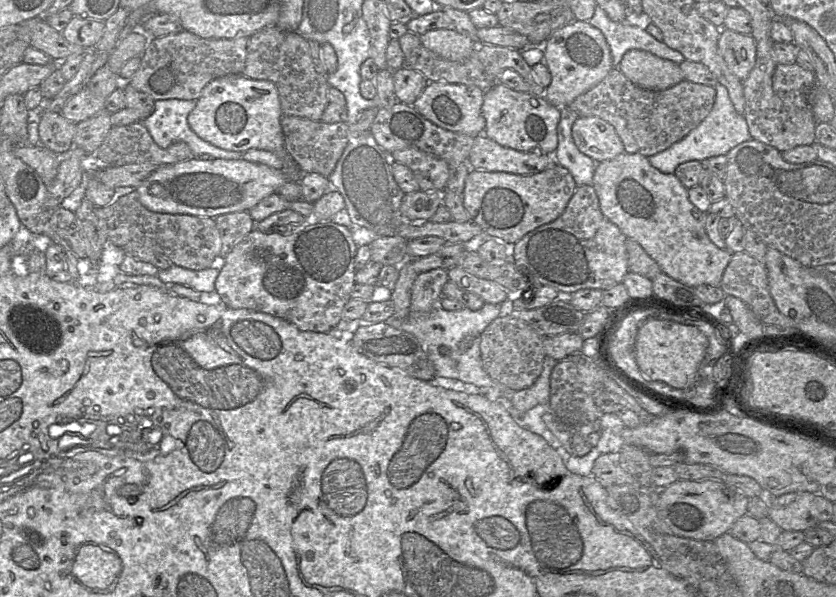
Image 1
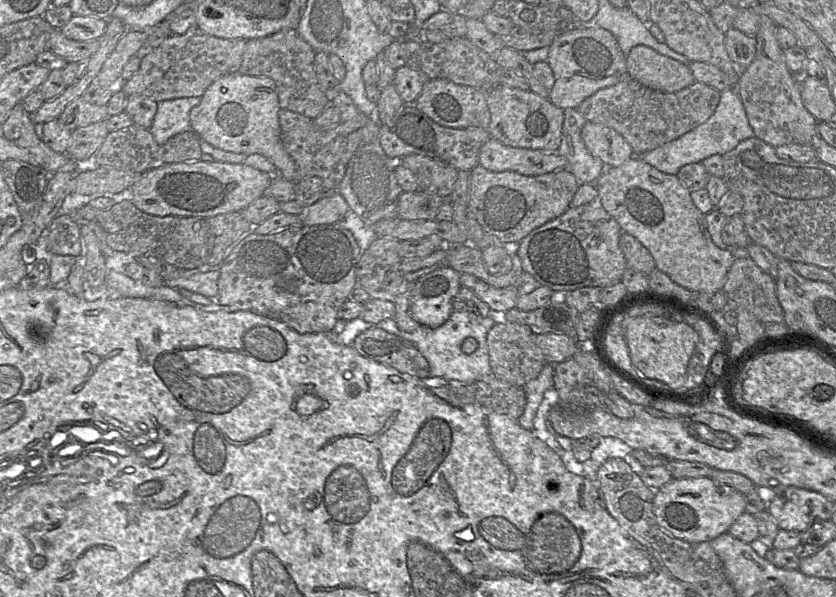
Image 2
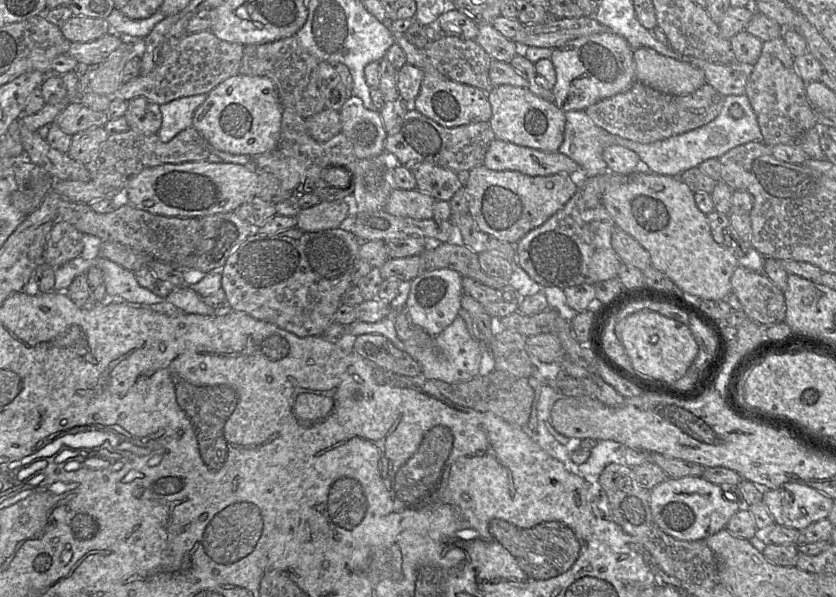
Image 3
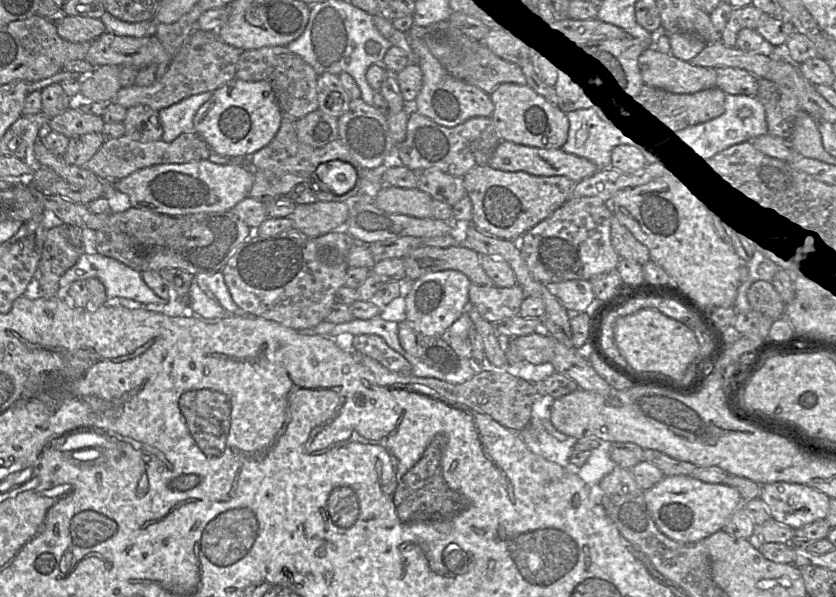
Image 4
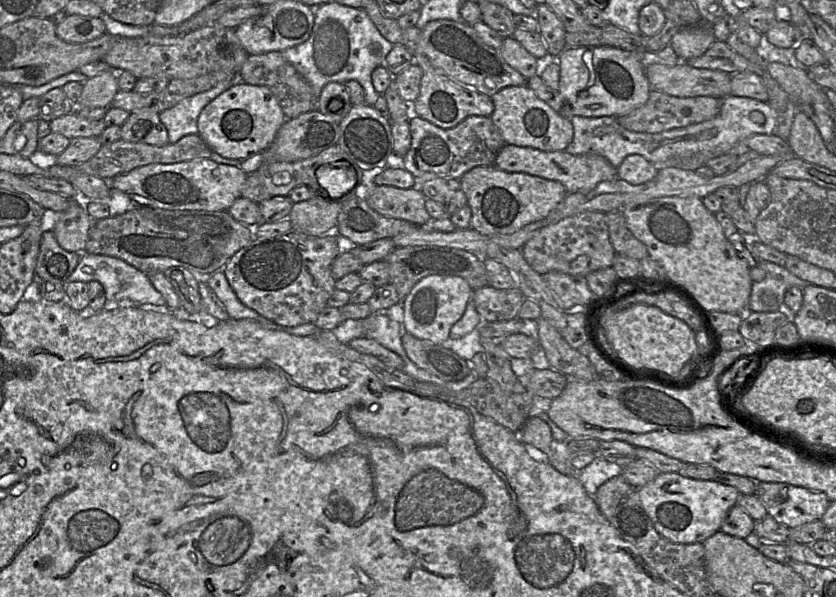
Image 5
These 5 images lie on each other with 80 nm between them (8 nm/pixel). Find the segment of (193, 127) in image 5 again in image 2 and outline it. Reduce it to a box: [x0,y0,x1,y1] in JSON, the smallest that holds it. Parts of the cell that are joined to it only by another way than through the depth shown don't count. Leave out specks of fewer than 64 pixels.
[149,97,201,145]

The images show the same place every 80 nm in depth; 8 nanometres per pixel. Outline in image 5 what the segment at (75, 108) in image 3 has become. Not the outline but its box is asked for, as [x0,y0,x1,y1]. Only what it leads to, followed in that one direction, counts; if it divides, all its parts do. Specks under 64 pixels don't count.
[49,113,106,139]

